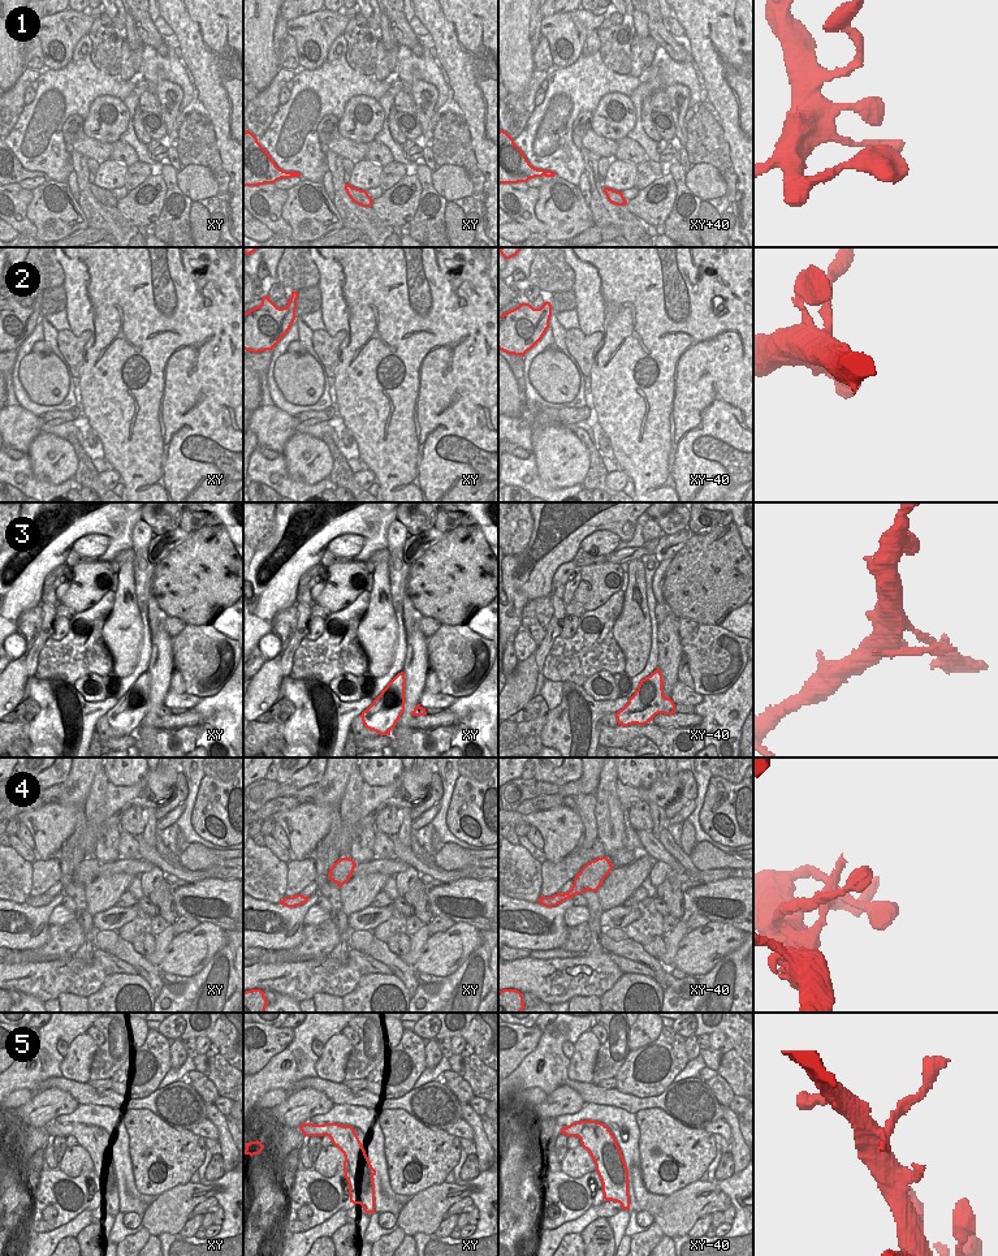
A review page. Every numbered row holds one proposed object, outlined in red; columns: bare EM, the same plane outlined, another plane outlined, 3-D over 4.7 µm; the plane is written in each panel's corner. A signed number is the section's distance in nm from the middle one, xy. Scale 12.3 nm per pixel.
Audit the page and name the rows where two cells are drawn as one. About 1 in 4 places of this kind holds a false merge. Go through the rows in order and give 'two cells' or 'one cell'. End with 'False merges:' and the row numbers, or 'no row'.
1: one cell
2: one cell
3: one cell
4: one cell
5: one cell
False merges: no row

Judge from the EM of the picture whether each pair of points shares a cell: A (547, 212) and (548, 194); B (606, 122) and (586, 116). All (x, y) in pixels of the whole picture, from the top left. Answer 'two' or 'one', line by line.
A: one
B: two

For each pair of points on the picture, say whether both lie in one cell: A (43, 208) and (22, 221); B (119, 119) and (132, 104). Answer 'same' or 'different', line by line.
A: different
B: different

